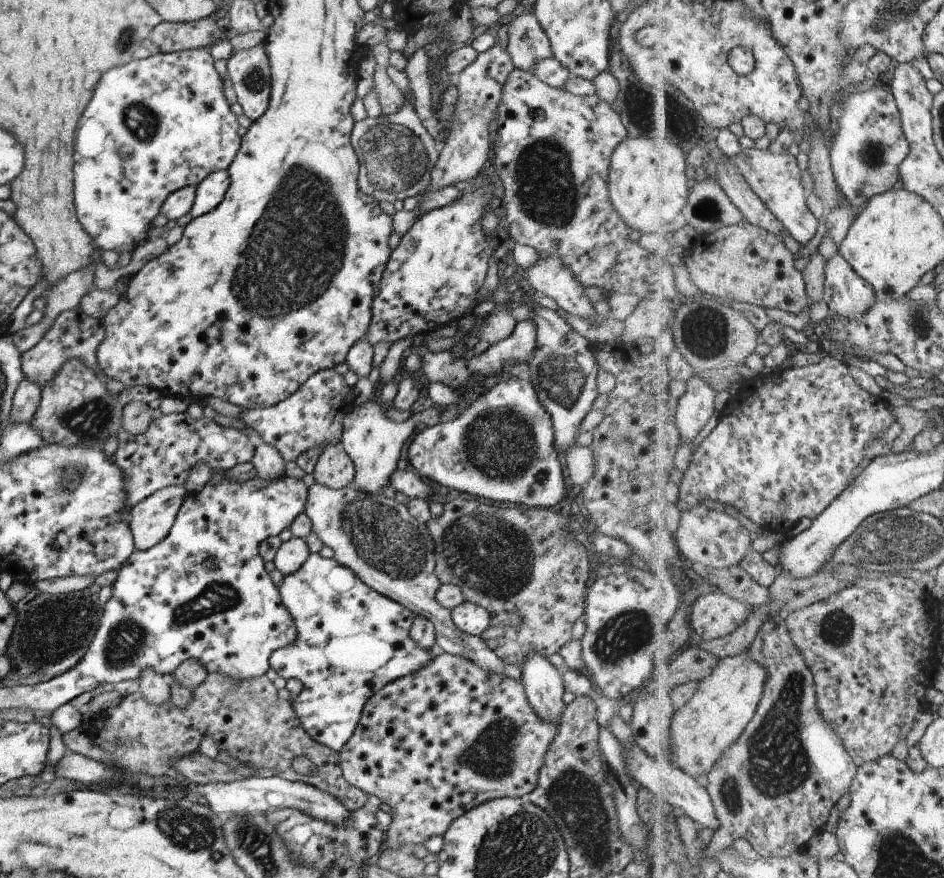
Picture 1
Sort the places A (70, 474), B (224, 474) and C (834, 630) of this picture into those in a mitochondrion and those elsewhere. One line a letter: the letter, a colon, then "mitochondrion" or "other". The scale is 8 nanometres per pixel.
A: mitochondrion
B: other
C: mitochondrion

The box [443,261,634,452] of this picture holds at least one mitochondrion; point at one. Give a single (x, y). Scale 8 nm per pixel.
(562, 379)

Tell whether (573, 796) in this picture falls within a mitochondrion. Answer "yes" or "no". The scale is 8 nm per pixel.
yes

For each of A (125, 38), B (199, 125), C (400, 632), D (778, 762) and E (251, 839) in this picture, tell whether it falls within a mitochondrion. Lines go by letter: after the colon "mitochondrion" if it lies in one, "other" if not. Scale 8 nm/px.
A: mitochondrion
B: other
C: other
D: mitochondrion
E: mitochondrion

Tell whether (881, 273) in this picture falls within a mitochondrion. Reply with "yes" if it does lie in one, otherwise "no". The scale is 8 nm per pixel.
no

